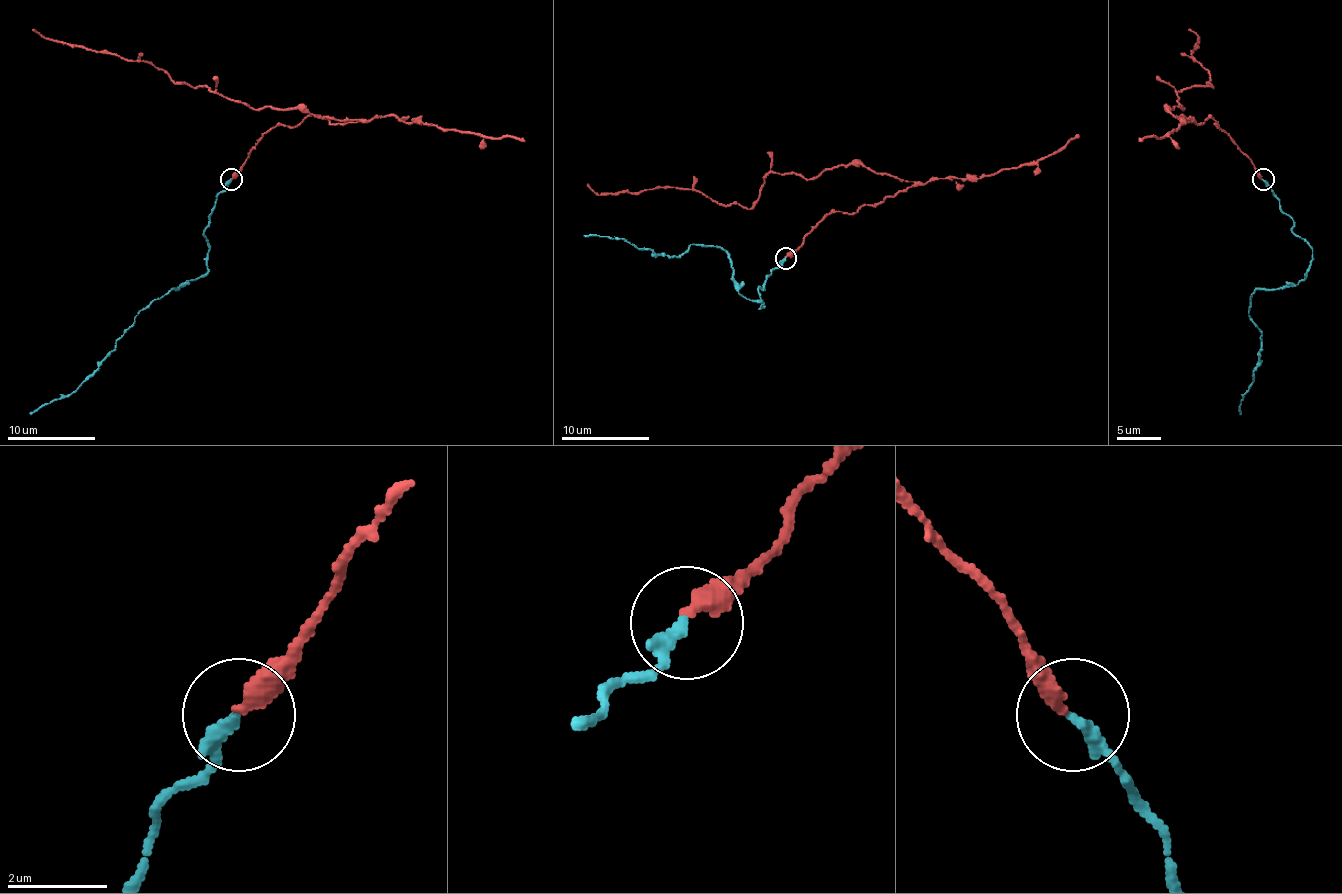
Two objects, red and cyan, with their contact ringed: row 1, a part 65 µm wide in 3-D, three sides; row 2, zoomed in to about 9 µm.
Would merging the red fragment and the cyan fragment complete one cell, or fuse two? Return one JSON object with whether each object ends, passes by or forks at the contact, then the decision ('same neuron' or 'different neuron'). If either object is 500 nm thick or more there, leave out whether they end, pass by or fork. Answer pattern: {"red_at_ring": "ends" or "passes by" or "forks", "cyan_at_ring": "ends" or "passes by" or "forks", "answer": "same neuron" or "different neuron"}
{"red_at_ring": "ends", "cyan_at_ring": "ends", "answer": "same neuron"}

